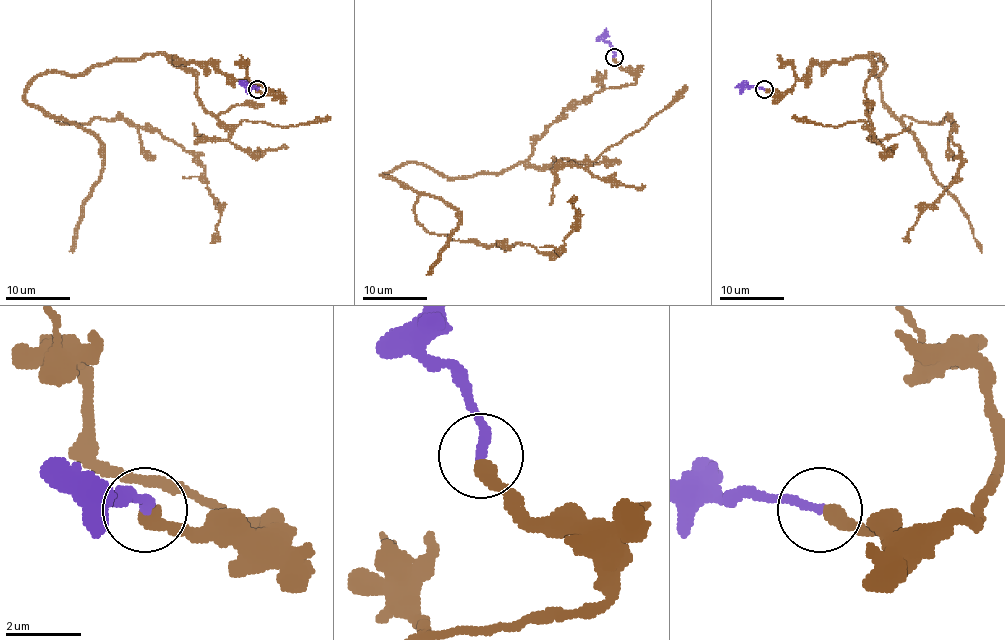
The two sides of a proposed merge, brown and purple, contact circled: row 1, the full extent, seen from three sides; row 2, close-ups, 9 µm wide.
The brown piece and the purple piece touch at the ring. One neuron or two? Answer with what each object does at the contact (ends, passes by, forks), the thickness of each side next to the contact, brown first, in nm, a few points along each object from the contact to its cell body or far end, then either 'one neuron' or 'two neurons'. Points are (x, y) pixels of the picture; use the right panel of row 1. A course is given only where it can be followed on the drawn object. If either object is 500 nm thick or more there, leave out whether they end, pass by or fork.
brown ends | purple ends | 400/240 nm | brown via (766, 89), (876, 53), (884, 66), (869, 72), (899, 118), (950, 119), (957, 178), (908, 243) | purple via (764, 89), (735, 87) | one neuron

